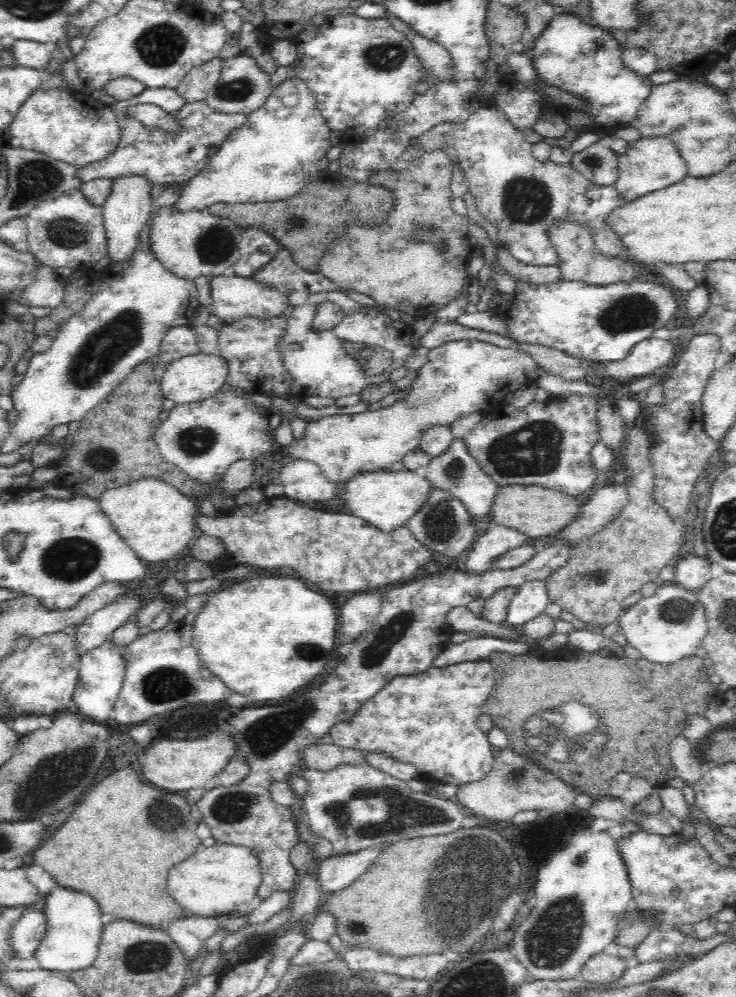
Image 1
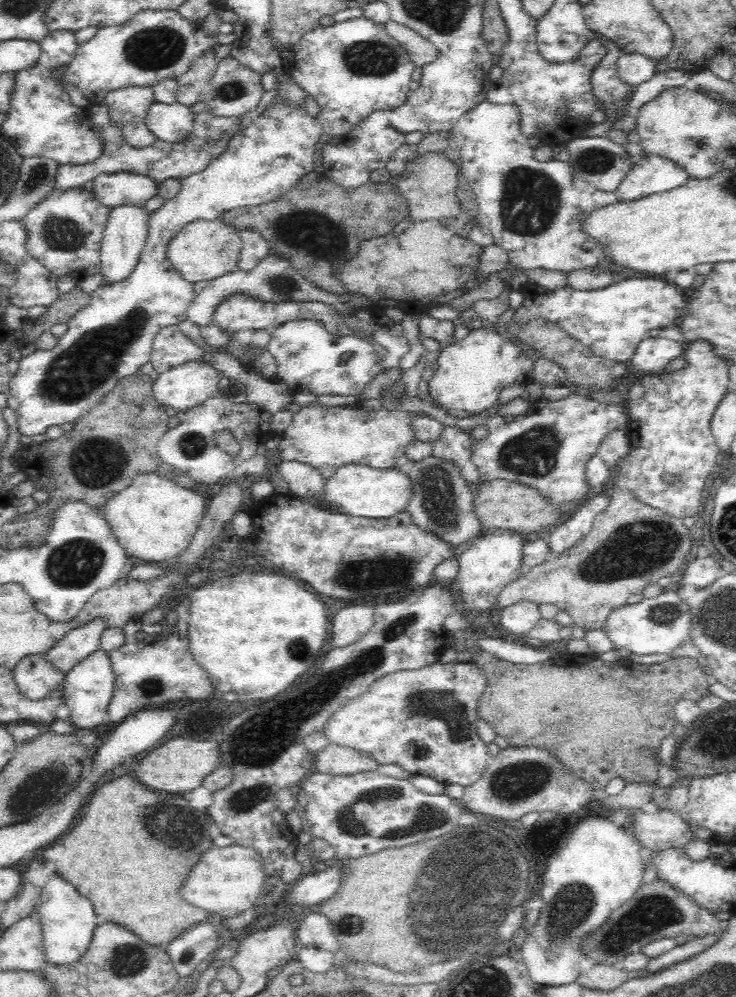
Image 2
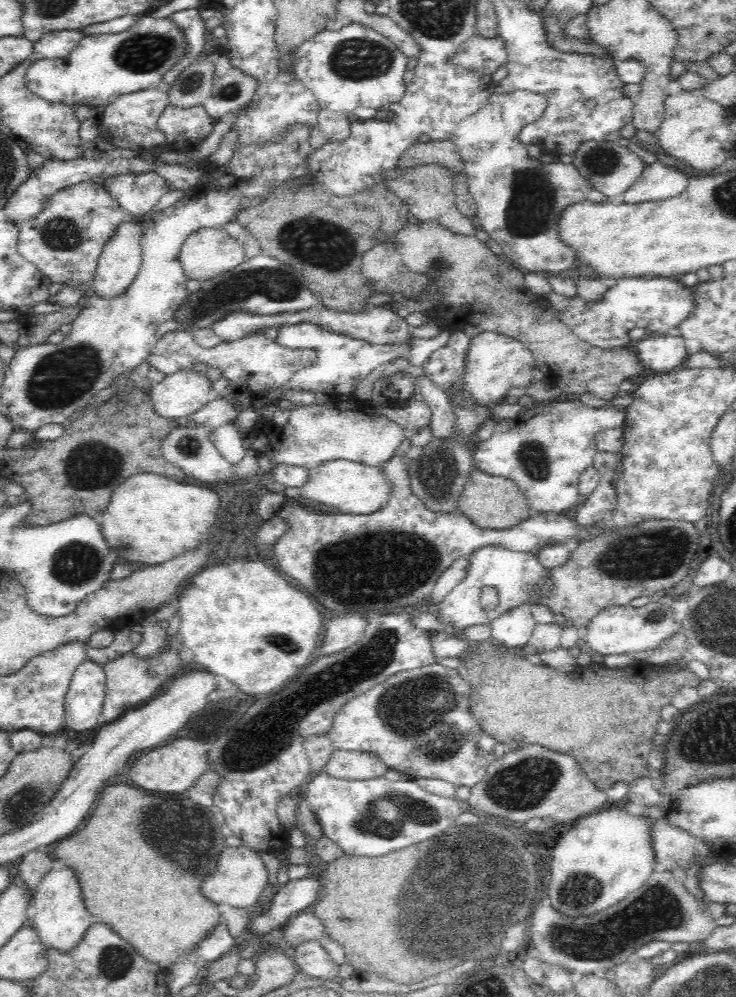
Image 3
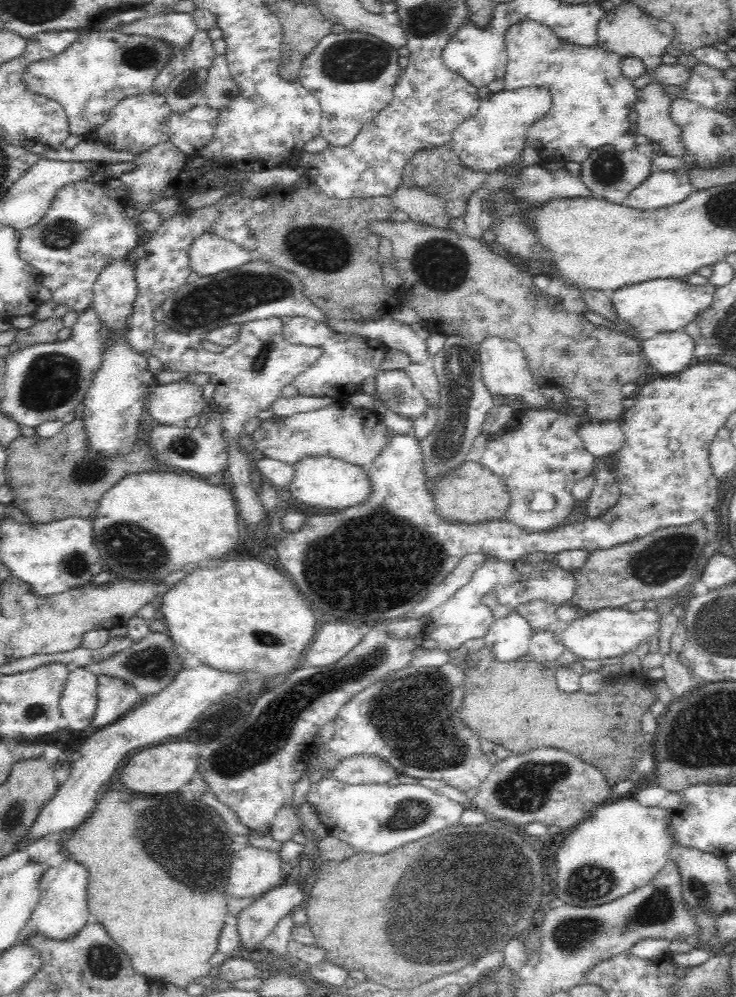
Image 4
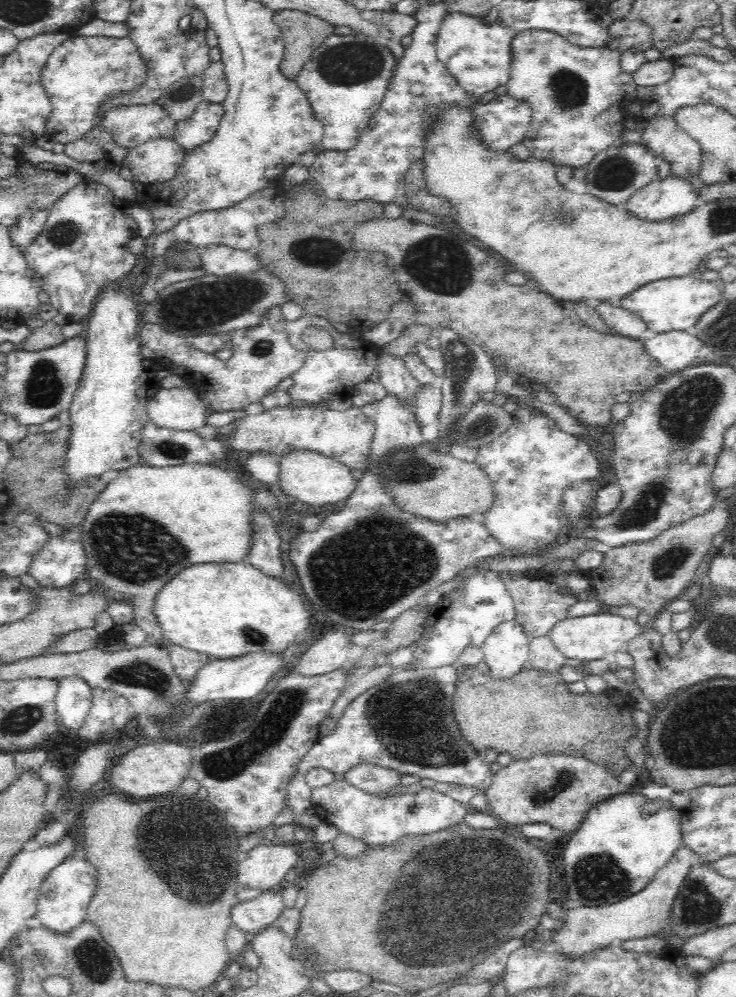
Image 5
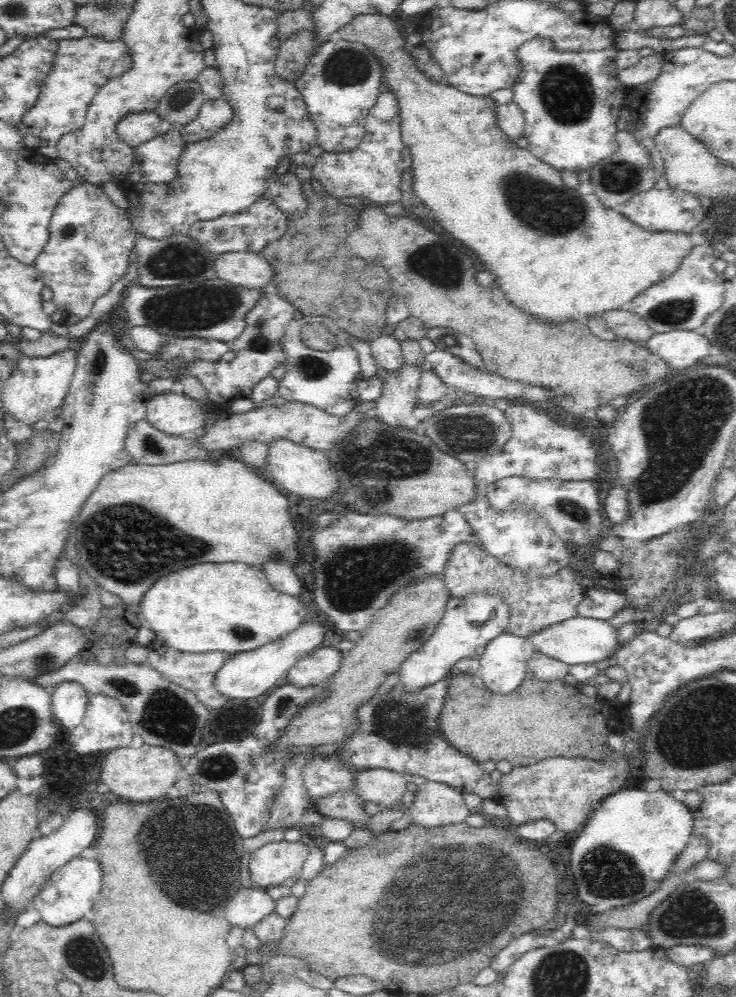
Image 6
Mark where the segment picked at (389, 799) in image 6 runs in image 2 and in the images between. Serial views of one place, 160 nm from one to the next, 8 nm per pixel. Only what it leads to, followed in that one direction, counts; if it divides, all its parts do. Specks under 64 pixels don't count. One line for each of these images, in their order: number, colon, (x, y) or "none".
2: (334, 760)
3: (354, 766)
4: (364, 770)
5: (371, 779)

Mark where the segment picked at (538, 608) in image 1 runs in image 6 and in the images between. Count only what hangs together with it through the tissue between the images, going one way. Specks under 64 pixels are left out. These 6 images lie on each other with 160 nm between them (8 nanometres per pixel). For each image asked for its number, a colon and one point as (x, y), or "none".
2: (518, 619)
3: (514, 628)
4: (508, 638)
5: (505, 651)
6: (503, 667)

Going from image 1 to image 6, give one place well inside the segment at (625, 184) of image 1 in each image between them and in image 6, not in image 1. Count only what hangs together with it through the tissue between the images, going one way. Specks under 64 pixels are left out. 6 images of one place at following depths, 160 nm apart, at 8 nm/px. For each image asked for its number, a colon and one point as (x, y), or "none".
2: (651, 175)
3: (658, 182)
4: (660, 190)
5: (672, 198)
6: (667, 211)

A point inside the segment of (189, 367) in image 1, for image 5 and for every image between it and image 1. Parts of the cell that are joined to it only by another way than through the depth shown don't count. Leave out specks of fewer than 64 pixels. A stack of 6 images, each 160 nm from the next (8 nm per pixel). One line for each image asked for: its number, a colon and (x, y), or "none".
2: (184, 387)
3: (182, 394)
4: (176, 402)
5: (180, 409)

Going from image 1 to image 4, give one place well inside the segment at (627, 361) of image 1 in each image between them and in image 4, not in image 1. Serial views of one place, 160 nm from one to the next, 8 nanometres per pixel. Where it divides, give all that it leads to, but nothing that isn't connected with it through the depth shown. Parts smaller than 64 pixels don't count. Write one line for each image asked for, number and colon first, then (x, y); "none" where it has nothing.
2: (653, 354)
3: (662, 354)
4: (669, 353)

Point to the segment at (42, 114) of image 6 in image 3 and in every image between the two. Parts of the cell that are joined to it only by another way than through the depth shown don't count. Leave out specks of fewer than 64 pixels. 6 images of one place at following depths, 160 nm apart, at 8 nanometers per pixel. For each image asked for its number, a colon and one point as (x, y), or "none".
3: (102, 67)
4: (92, 75)
5: (83, 71)

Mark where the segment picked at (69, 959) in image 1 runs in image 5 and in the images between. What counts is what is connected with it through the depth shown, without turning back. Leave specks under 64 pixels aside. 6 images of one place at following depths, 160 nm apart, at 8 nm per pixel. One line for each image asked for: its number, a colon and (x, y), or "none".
2: (67, 919)
3: (61, 919)
4: (61, 913)
5: (64, 897)

